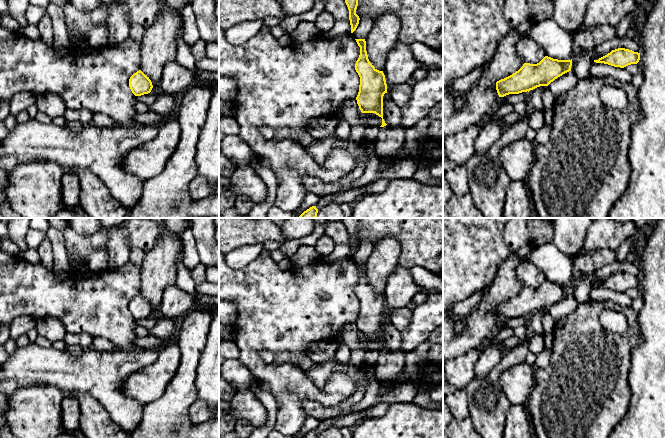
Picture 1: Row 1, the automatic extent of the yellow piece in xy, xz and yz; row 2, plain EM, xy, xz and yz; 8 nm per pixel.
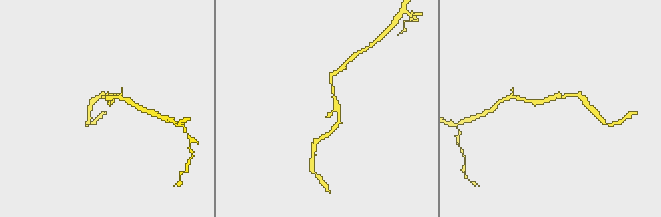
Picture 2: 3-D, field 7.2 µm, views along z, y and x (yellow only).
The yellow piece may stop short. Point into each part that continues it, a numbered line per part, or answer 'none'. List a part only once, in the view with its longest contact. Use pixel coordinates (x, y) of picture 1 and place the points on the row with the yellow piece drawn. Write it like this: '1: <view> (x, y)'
none

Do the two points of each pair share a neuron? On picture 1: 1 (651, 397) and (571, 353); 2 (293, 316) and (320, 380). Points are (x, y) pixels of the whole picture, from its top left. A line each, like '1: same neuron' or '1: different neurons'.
1: different neurons
2: different neurons

